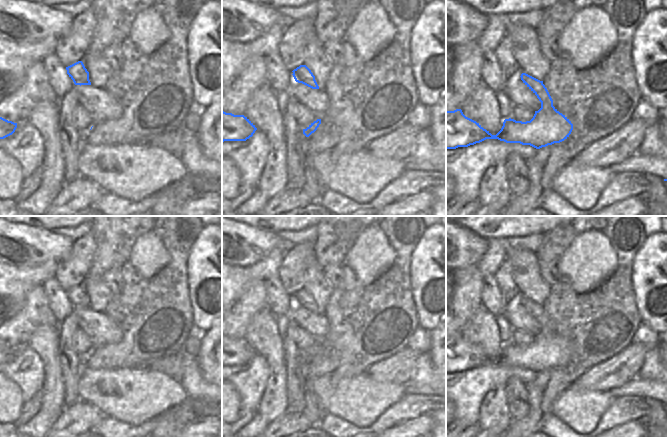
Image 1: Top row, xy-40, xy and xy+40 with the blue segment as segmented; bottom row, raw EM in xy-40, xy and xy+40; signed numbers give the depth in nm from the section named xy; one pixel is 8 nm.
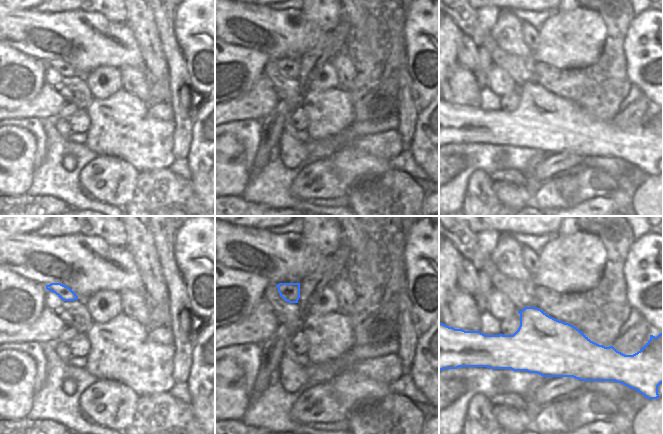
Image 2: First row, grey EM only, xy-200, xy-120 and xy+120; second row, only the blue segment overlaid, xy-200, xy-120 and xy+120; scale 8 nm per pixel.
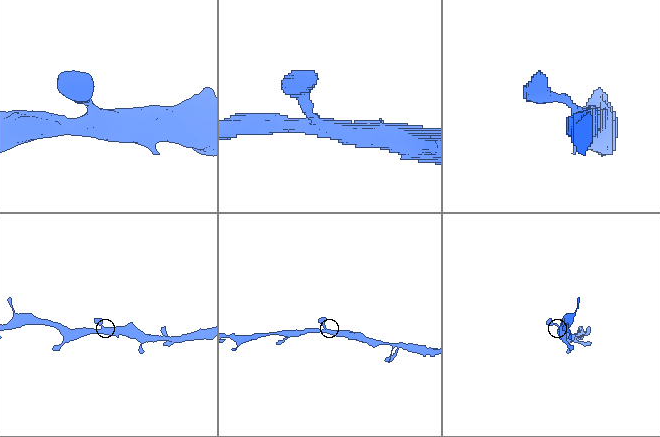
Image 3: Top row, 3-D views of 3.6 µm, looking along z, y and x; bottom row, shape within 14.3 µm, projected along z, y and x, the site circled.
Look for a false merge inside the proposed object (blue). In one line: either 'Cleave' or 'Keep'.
Keep.

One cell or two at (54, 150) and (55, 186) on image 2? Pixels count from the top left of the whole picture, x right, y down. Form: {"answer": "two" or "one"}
{"answer": "one"}

